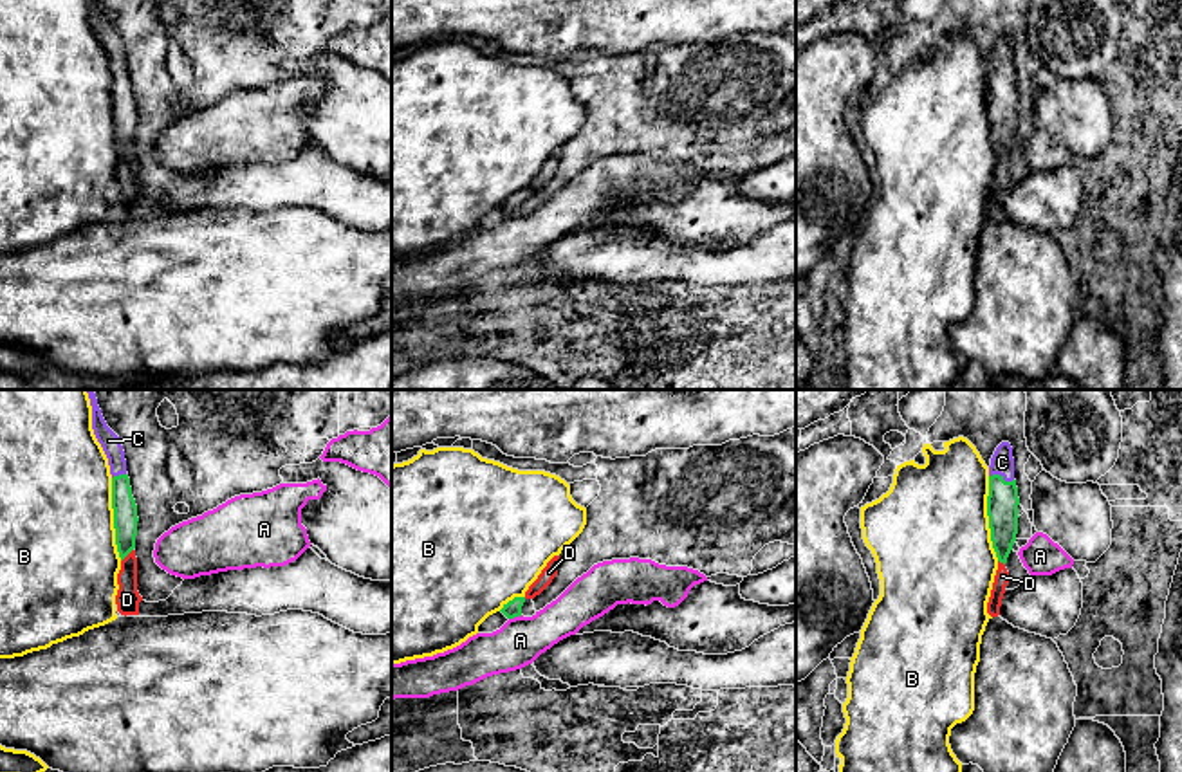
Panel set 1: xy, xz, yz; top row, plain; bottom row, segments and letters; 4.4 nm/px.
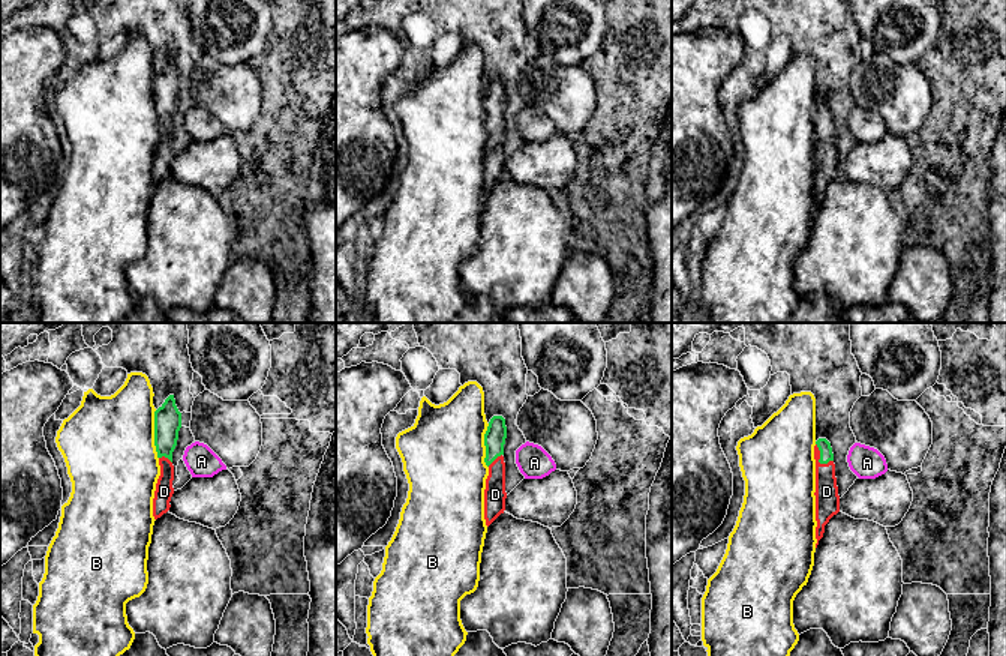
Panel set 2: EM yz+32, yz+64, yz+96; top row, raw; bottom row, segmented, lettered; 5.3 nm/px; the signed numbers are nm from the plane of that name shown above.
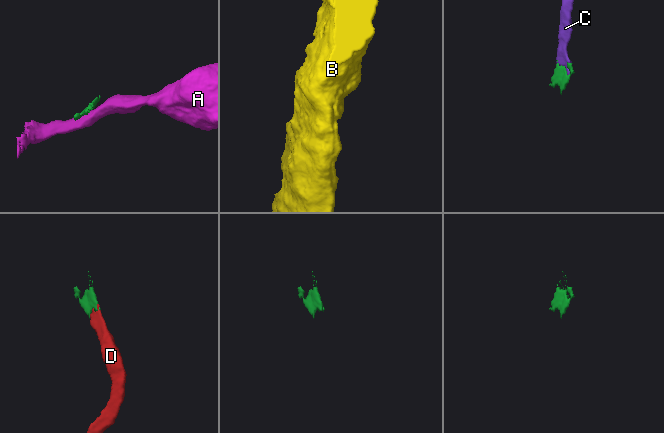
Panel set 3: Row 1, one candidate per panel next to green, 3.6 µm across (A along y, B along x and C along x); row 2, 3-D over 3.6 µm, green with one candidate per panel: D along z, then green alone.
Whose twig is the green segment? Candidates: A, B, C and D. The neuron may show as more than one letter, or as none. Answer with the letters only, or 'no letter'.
C, D

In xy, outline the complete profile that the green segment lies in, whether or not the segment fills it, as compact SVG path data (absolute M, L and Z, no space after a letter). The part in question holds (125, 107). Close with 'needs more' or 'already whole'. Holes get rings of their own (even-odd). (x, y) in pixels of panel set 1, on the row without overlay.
M97 0L92 2L92 25L101 40L112 70L112 105L115 141L121 153L121 166L117 170L115 200L121 211L139 211L139 198L143 193L137 188L137 101L132 92L130 74L126 70L126 56L119 32L106 22Z; needs more

